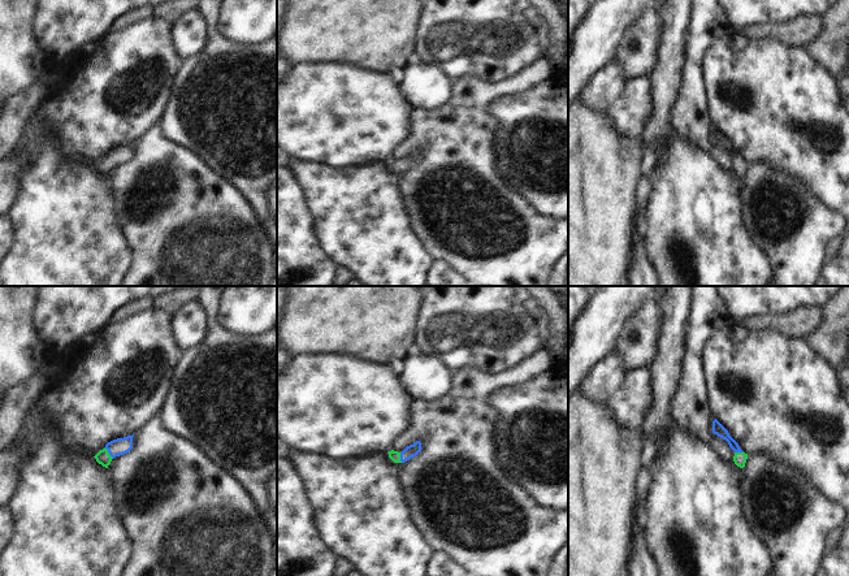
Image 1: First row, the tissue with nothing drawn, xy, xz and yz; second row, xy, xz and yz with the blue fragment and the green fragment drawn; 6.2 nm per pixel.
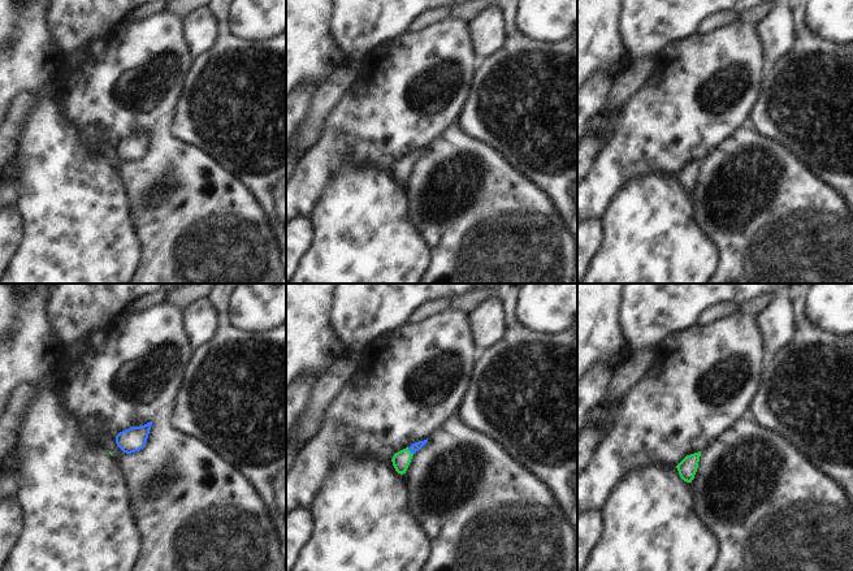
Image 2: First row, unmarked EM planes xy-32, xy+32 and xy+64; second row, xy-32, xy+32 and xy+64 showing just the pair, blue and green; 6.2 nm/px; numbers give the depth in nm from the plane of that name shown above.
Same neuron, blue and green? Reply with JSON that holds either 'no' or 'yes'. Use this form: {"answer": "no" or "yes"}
{"answer": "yes"}

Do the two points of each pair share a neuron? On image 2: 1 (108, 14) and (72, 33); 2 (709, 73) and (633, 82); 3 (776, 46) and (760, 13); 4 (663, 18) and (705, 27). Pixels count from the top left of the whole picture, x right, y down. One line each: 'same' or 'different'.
1: same
2: different
3: different
4: different

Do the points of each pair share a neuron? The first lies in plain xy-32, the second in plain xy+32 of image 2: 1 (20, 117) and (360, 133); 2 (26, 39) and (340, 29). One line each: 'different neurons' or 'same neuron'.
1: different neurons
2: different neurons

